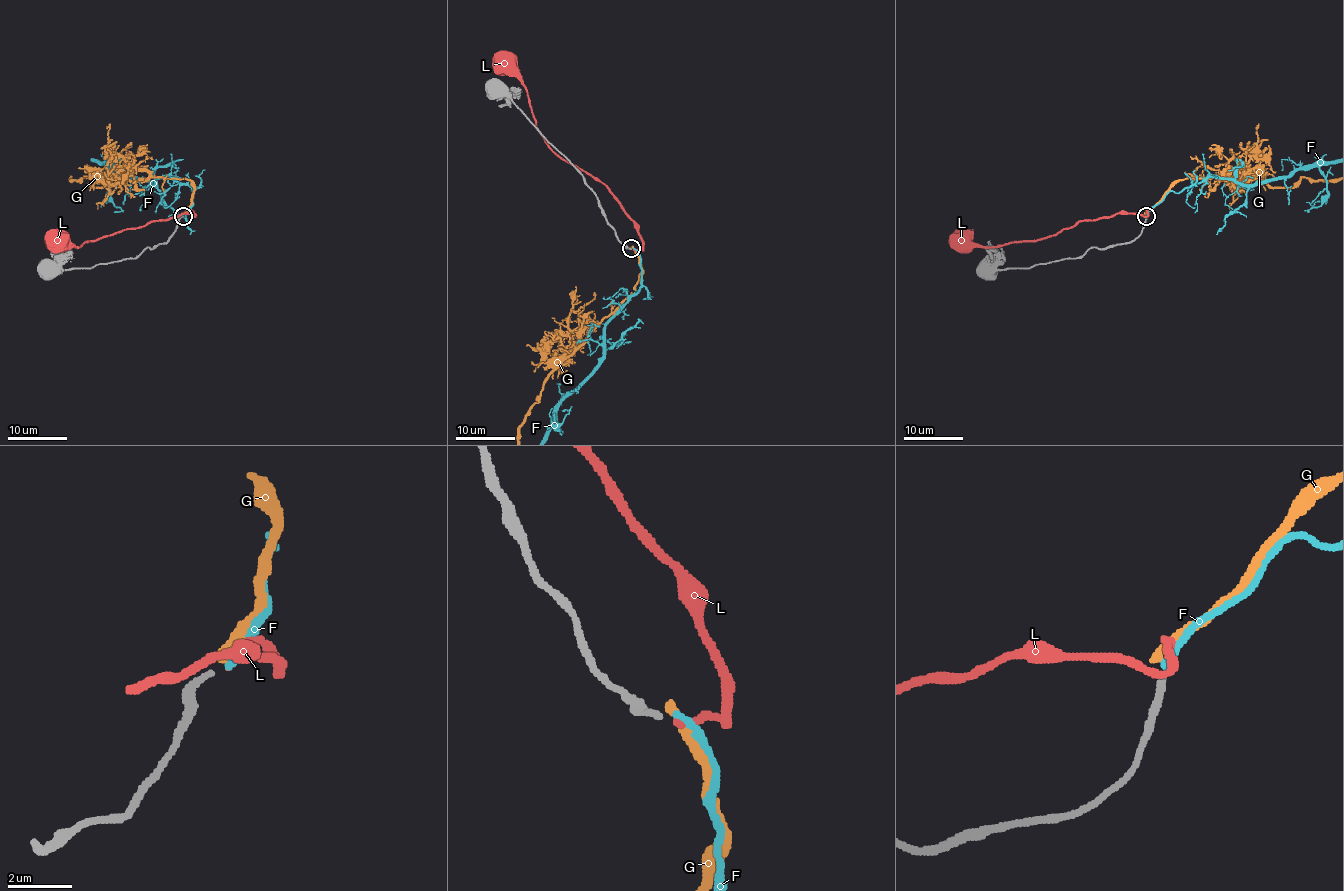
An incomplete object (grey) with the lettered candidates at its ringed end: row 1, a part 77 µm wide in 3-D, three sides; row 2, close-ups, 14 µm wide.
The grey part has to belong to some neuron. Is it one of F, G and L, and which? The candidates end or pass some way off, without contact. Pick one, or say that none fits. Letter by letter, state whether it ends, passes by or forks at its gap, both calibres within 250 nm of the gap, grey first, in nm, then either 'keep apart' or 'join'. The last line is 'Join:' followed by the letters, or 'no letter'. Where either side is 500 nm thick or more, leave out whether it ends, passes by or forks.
F: it ends there; 200 nm thick on the grey side, 240 nm on the other; join
G: it ends there; 200 nm thick on the grey side, 280 nm on the other; keep apart
L: it ends there; 200 nm thick on the grey side, 200 nm on the other; keep apart
Join: F

